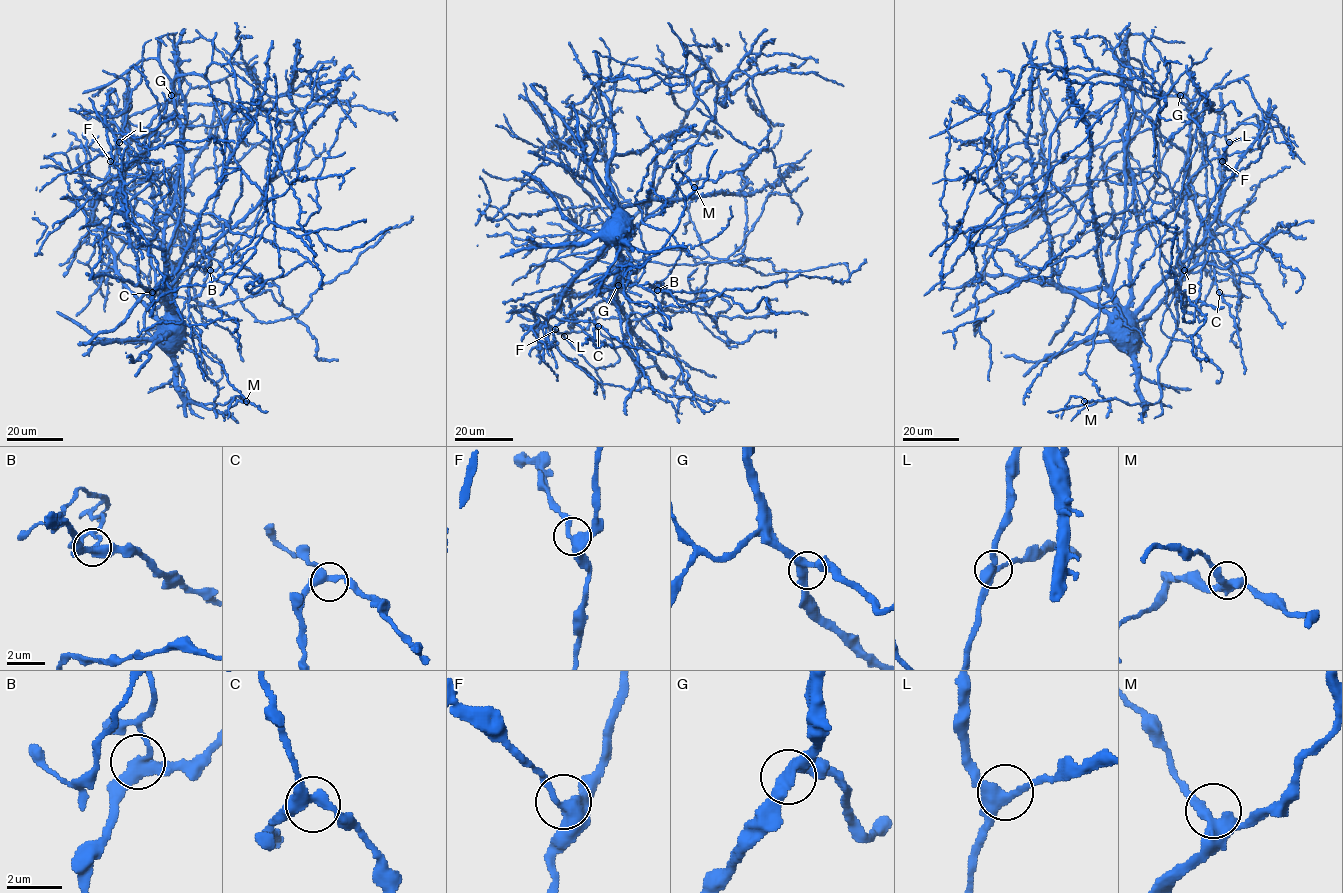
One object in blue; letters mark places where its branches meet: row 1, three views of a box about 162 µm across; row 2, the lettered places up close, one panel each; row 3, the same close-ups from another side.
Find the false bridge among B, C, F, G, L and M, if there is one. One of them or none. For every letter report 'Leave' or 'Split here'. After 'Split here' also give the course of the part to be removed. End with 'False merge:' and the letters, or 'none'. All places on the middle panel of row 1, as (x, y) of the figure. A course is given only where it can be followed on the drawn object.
B: Split here
C: Leave
F: Leave
G: Leave
L: Leave
M: Leave
False merge: B

